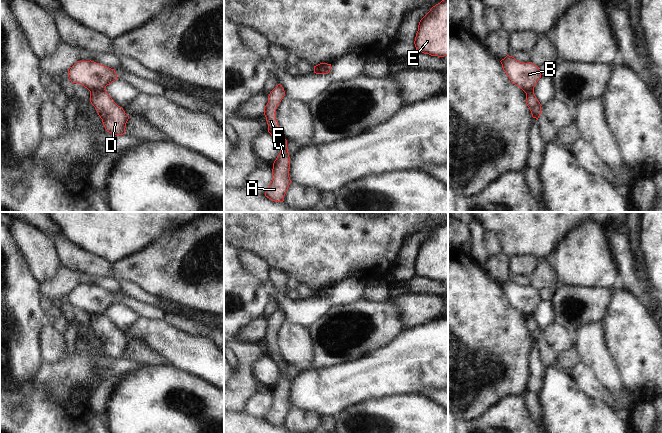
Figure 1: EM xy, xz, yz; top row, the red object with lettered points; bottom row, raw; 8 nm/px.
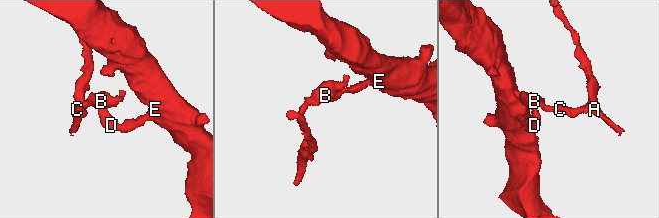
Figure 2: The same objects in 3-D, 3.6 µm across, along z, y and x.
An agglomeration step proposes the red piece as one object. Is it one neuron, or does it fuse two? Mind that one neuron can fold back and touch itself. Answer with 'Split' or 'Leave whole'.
Split

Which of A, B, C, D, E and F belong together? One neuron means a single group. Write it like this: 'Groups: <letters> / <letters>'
Groups: A B C F / D E

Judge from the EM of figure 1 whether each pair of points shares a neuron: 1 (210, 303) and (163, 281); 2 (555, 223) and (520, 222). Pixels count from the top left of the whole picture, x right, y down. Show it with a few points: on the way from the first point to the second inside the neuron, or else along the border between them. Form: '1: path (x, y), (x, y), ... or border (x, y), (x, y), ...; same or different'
1: path (198, 293), (180, 283), (175, 283); same
2: path (546, 222), (529, 222); same

